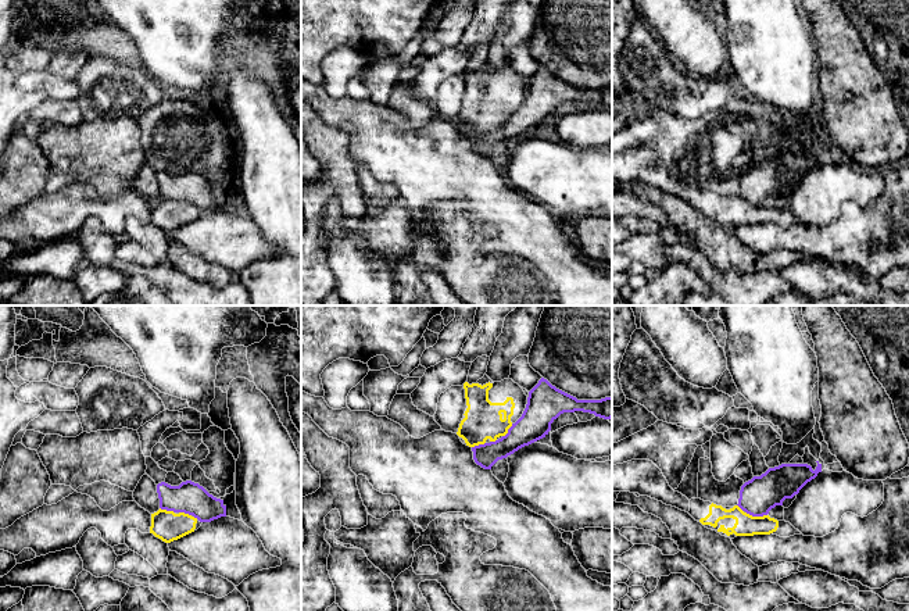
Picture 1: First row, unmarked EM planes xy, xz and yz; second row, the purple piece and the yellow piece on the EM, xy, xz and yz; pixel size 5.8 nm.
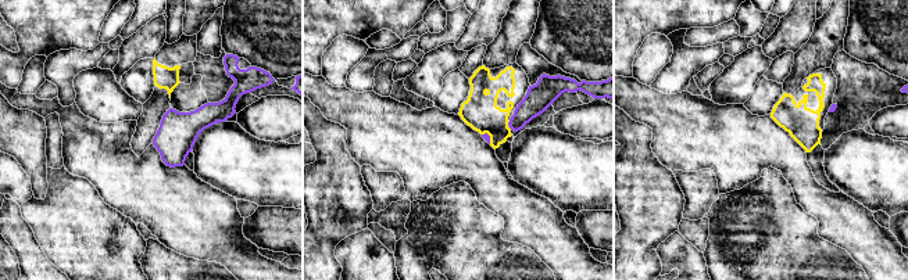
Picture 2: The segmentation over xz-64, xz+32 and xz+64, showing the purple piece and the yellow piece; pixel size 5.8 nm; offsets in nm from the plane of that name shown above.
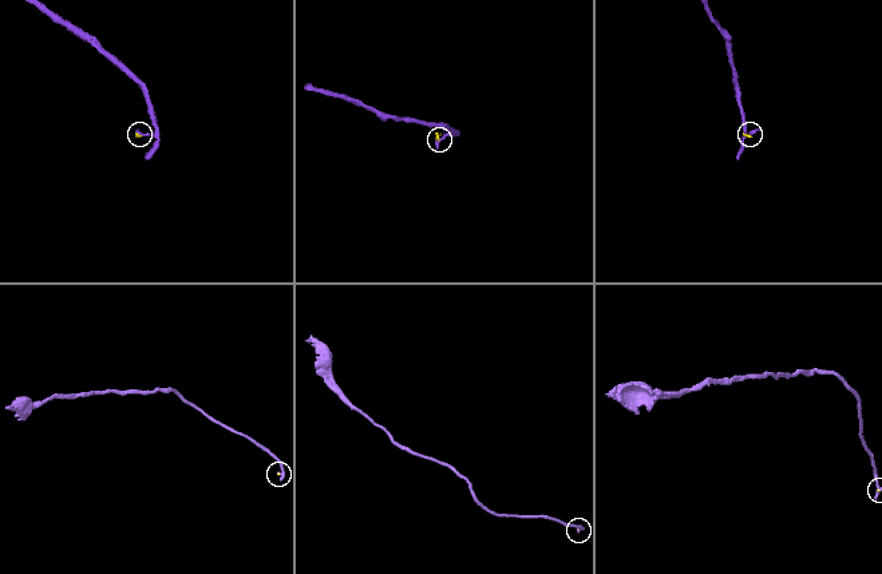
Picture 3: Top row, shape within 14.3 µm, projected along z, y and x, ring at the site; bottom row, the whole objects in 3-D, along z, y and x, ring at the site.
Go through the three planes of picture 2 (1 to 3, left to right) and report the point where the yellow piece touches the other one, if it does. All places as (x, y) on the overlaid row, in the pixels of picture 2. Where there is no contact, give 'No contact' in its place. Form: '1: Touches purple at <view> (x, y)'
1: No contact
2: Touches purple at xz+32 (508, 122)
3: No contact

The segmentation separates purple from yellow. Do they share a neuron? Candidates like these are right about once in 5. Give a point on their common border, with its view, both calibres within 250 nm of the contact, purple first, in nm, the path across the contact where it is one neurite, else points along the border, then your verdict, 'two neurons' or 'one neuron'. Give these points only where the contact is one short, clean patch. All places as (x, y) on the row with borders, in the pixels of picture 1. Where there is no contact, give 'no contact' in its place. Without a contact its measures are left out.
contact yz (757, 515); calibres 220 and 130 nm; border yz (745, 511), (752, 515), (766, 515); two neurons

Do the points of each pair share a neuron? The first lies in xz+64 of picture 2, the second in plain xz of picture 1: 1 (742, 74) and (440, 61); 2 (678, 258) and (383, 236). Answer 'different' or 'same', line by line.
1: same
2: different

